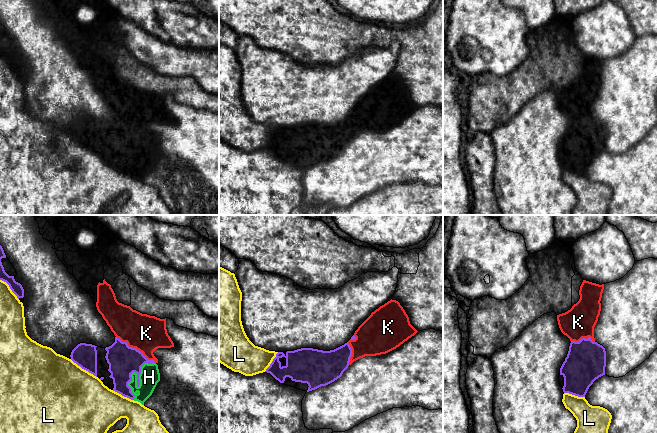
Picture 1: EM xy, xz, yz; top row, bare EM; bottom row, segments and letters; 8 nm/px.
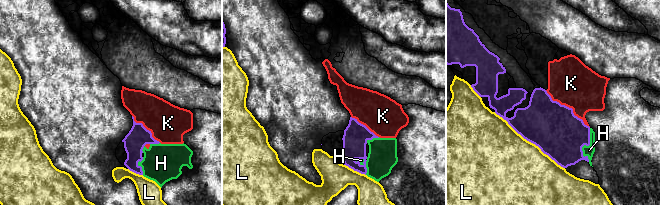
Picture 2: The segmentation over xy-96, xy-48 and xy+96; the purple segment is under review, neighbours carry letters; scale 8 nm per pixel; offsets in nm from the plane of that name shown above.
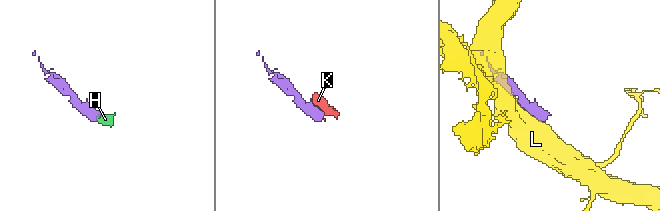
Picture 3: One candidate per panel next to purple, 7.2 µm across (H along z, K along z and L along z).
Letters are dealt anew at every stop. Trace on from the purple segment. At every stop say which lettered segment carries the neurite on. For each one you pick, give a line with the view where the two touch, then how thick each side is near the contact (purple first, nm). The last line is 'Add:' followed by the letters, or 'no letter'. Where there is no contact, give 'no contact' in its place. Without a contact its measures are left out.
H: contact in xy; calibres 240 and 160 nm
Add: H

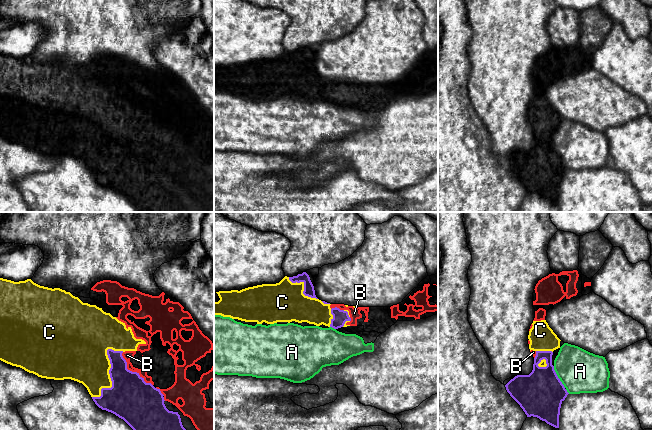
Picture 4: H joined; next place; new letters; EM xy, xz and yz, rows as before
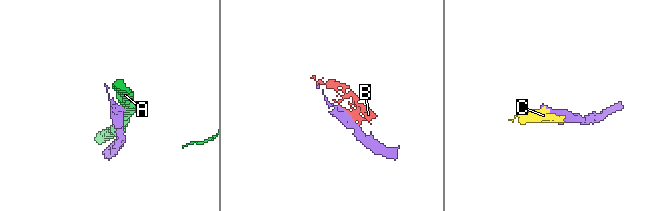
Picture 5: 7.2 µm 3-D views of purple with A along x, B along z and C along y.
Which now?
Add: no letter

